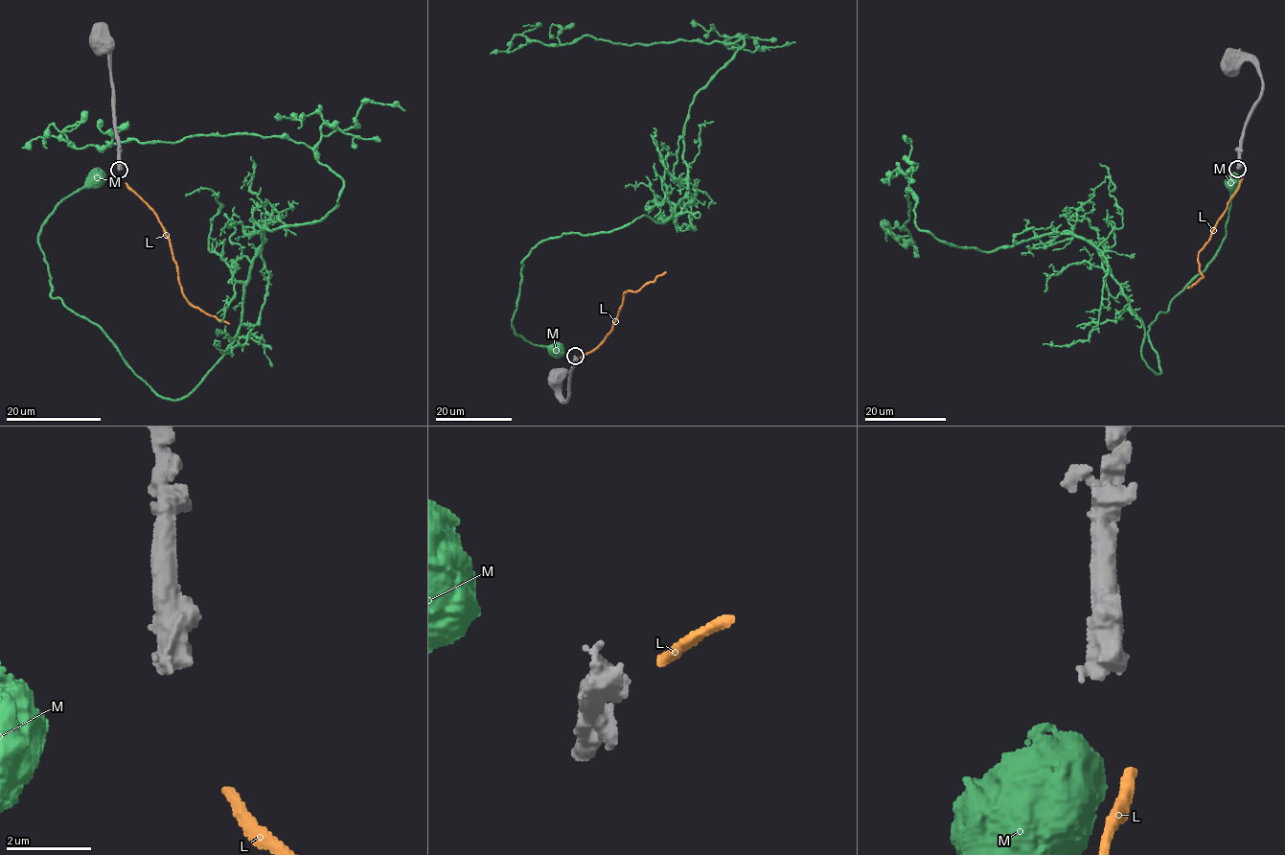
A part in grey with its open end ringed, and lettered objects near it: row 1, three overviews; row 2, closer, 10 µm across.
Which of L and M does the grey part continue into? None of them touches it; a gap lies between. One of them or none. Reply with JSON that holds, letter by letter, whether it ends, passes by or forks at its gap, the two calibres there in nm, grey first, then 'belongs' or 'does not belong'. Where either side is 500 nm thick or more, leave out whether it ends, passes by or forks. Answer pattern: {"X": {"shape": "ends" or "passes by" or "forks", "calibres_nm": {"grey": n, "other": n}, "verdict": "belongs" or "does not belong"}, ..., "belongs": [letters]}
{"L": {"shape": "ends", "calibres_nm": {"grey": 280, "other": 280}, "verdict": "does not belong"}, "M": {"calibres_nm": {"grey": 280, "other": 800}, "verdict": "does not belong"}, "belongs": []}

